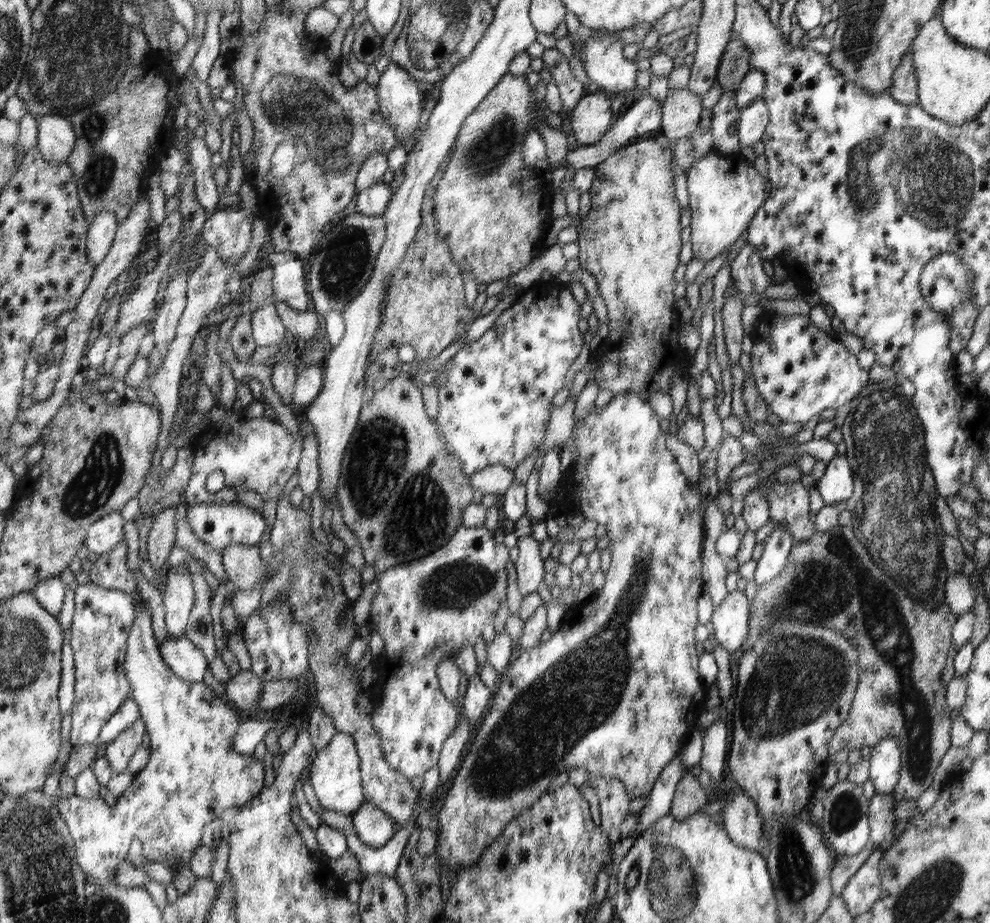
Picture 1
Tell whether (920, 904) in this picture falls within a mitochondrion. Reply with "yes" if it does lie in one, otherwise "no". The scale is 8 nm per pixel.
yes

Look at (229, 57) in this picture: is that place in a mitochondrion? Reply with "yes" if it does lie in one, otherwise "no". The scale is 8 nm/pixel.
no

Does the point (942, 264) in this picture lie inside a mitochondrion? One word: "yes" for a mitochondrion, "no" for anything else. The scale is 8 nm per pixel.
no

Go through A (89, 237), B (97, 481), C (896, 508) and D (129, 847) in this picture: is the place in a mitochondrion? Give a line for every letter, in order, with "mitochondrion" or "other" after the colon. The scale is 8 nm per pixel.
A: other
B: mitochondrion
C: mitochondrion
D: other

